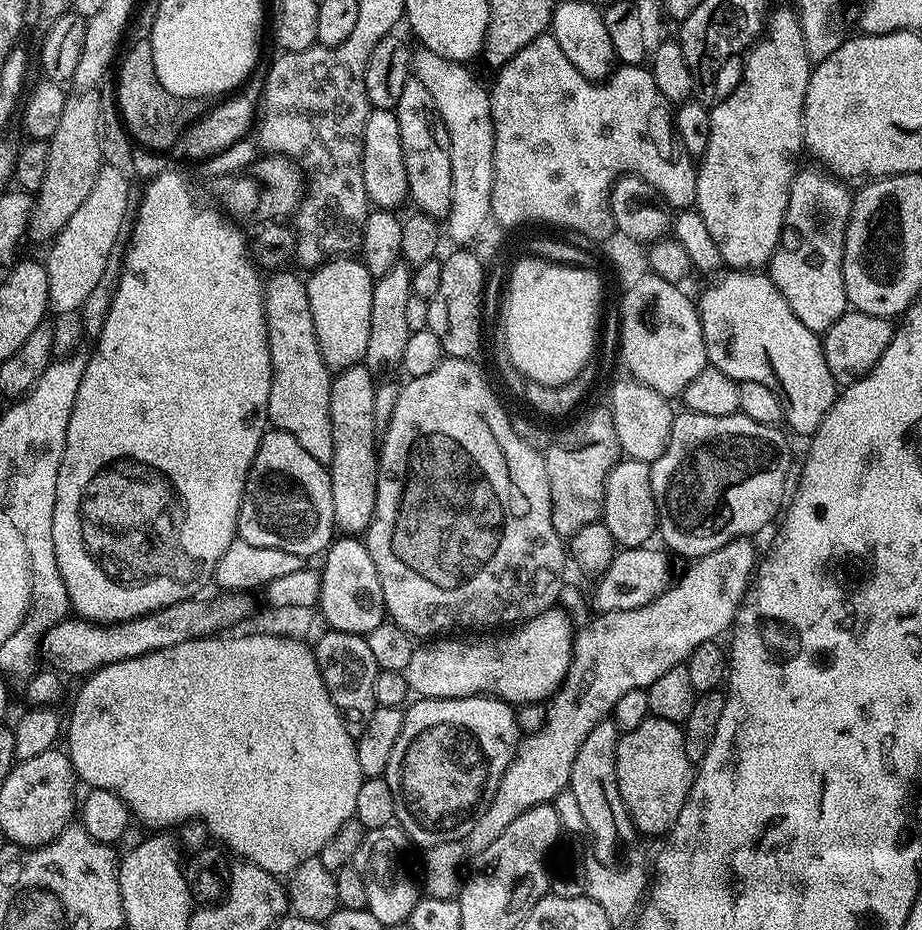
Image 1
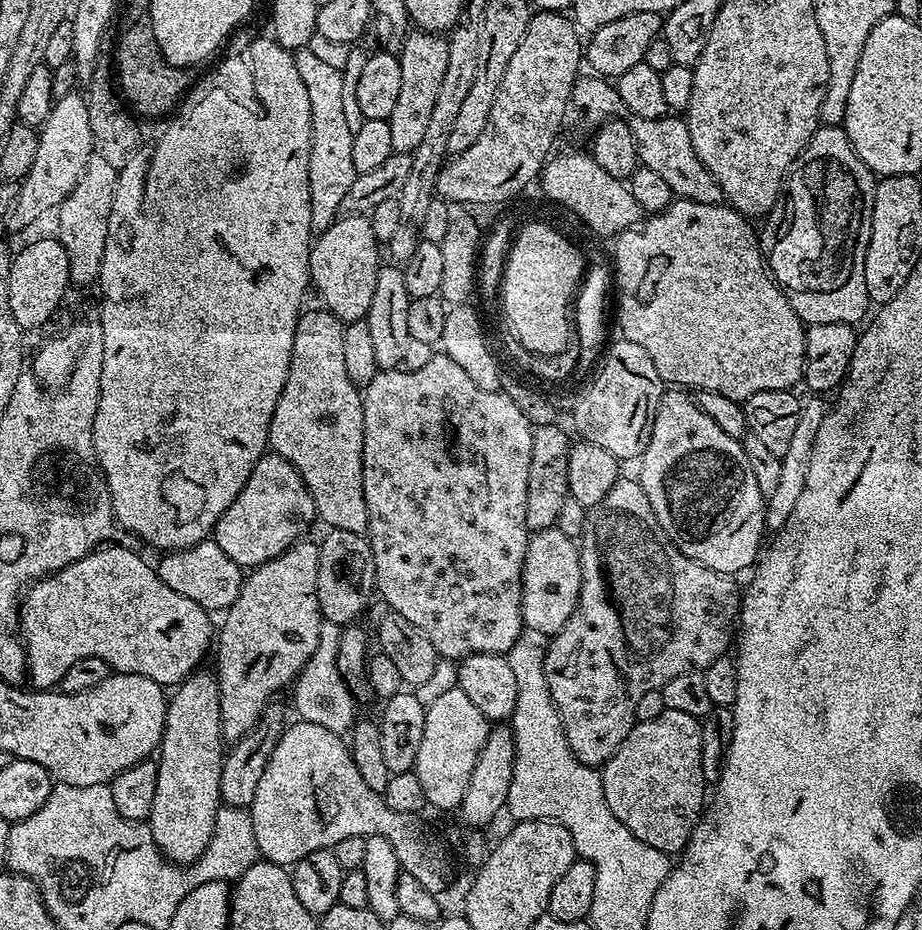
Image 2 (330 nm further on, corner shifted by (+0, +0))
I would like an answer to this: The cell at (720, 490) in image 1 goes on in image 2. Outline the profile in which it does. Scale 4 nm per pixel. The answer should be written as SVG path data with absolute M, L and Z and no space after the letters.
M668 390L660 397L658 410L654 418L654 426L652 427L652 441L646 446L643 456L639 457L639 464L640 473L638 473L638 479L642 490L646 494L646 498L650 498L650 506L654 510L654 518L658 518L662 530L666 530L666 534L674 542L674 546L678 546L678 550L682 554L686 554L686 558L690 558L710 570L725 574L737 574L736 572L742 571L743 568L748 570L755 565L761 555L762 545L765 543L766 498L758 490L758 481L754 479L754 470L750 470L750 462L744 453L743 443L737 437L726 434L726 430L722 430L722 426L718 426L718 422L714 422L714 418L710 418L696 405L695 399L687 391Z

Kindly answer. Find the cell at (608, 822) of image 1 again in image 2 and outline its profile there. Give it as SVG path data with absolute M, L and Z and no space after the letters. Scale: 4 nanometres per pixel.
M621 478L617 480L616 485L610 490L610 494L606 494L606 498L602 498L602 502L598 502L593 508L587 509L587 513L588 520L584 523L584 533L580 535L578 541L582 578L584 579L580 591L580 601L574 614L570 614L566 626L562 626L562 630L558 630L556 635L549 639L548 653L544 656L544 673L552 700L556 703L570 750L574 750L574 754L583 764L603 766L616 753L618 746L622 746L622 742L630 734L632 725L637 723L636 707L642 694L655 688L663 688L666 682L670 682L670 678L678 678L678 674L706 669L710 666L710 662L714 662L729 651L740 615L742 592L739 587L736 589L736 584L732 581L735 579L731 575L715 572L690 558L686 558L686 554L682 554L678 550L678 546L674 546L674 542L668 537L666 530L662 530L658 518L654 518L650 498L646 498L639 479Z

